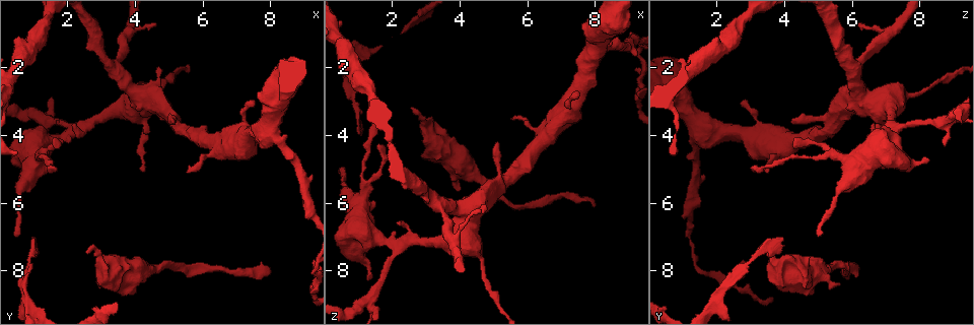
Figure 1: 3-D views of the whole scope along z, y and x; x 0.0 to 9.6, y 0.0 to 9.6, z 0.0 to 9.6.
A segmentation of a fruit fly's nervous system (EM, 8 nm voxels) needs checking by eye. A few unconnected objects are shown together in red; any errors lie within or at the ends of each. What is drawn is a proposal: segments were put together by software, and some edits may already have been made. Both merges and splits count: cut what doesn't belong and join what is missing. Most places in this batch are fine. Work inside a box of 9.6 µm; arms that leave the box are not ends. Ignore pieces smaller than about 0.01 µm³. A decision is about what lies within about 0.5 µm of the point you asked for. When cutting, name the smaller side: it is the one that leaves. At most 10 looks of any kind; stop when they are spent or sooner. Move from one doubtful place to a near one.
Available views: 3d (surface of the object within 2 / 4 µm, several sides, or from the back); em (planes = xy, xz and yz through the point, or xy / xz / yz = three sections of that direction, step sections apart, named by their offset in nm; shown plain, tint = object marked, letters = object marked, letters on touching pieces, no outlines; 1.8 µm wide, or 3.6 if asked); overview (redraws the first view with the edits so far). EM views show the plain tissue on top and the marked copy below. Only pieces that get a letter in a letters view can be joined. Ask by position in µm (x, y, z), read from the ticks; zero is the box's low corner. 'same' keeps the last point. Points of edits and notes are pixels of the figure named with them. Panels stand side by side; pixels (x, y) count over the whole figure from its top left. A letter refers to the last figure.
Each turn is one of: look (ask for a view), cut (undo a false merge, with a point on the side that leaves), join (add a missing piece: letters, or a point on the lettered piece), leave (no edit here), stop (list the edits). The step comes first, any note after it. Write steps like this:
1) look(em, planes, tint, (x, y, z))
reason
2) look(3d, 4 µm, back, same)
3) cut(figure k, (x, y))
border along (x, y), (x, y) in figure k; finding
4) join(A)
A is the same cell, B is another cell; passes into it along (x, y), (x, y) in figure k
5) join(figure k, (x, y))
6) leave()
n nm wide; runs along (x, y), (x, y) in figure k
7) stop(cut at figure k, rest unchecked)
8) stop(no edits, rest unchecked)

look(em, planes, letters, (1.00, 7.05, 4.00))
tapers out

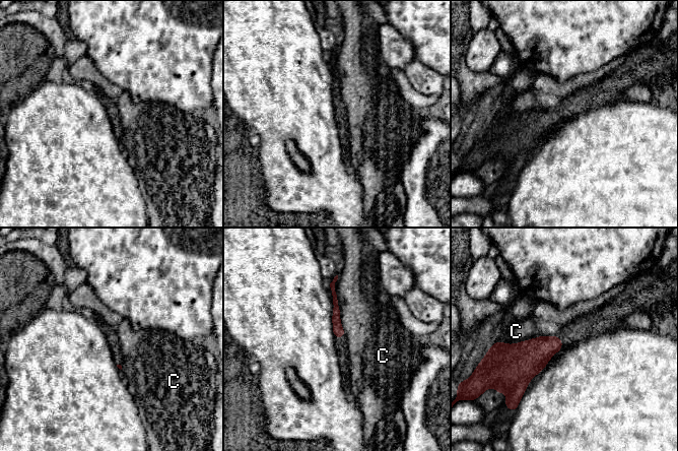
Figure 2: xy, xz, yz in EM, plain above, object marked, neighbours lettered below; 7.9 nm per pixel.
leave()
90 nm wide; C is another cell; runs along (335, 302), (336, 326), (342, 334) in figure 2; none of them fits

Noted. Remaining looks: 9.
look(em, xy, step 16, tint, (2.65, 7.50, 3.25))
free end

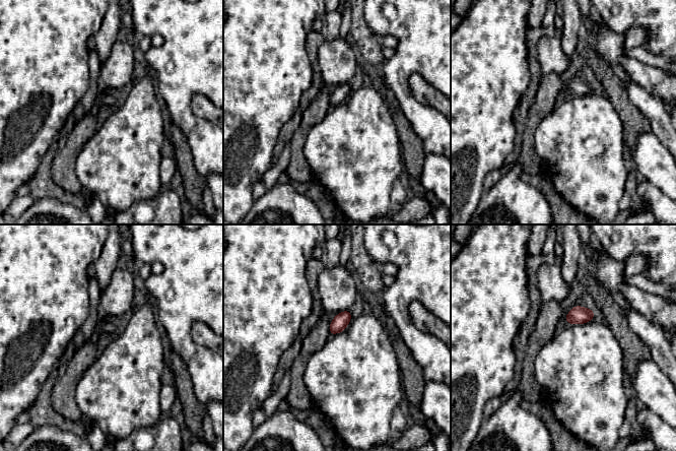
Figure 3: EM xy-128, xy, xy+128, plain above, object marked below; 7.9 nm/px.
look(em, planes, letters, same)
another direction

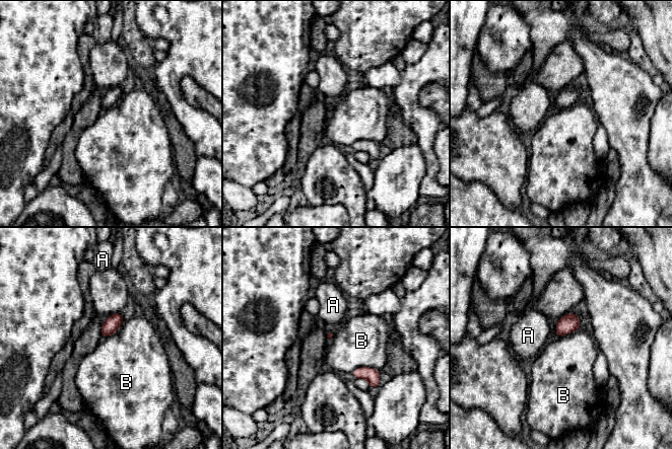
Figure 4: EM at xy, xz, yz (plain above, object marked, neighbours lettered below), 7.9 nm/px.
leave()
A and B are other cells; border along (380, 370), (357, 367), (350, 372) in figure 4; no lettered piece goes on from it

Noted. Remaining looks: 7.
look(3d, 4 µm, (1.65, 4.90, 3.00))
tapers out

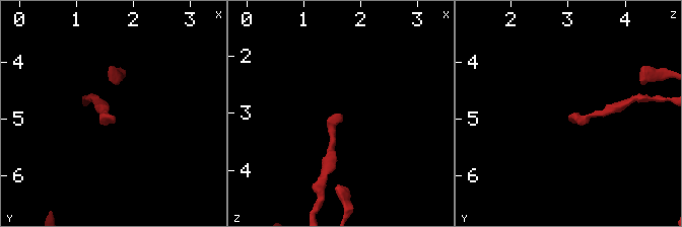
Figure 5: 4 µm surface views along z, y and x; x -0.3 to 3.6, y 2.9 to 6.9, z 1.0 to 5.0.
look(em, xy, step 8, tint, (1.65, 4.90, 3.05))
need the tissue

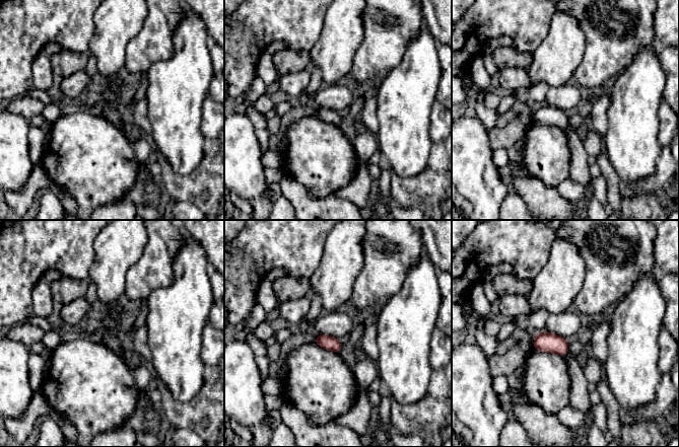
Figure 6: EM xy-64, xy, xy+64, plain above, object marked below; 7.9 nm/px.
look(em, planes, letters, same)
another direction

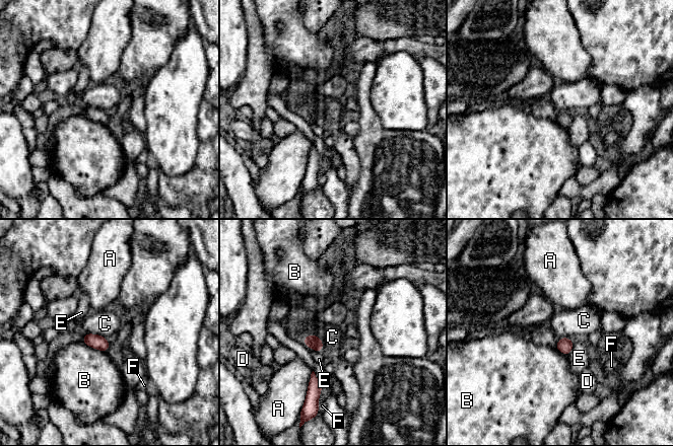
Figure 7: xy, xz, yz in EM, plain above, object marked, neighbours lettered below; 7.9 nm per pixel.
leave()
A, B, C, D, E and F are other cells; border along (311, 333), (321, 340), (323, 351) in figure 7; no lettered piece goes on from it

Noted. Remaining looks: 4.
look(em, planes, letters, (4.00, 8.35, 5.65))
free end

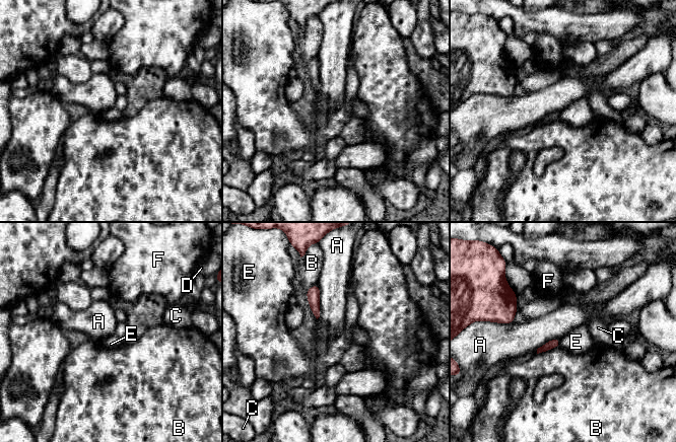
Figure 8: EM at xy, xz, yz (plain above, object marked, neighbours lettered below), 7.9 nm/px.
leave()
A, B, C, D, E and F are other cells; border along (318, 284), (319, 317), (317, 319) in figure 8; no lettered piece goes on from it

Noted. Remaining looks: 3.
stop(no edits, rest unchecked)

